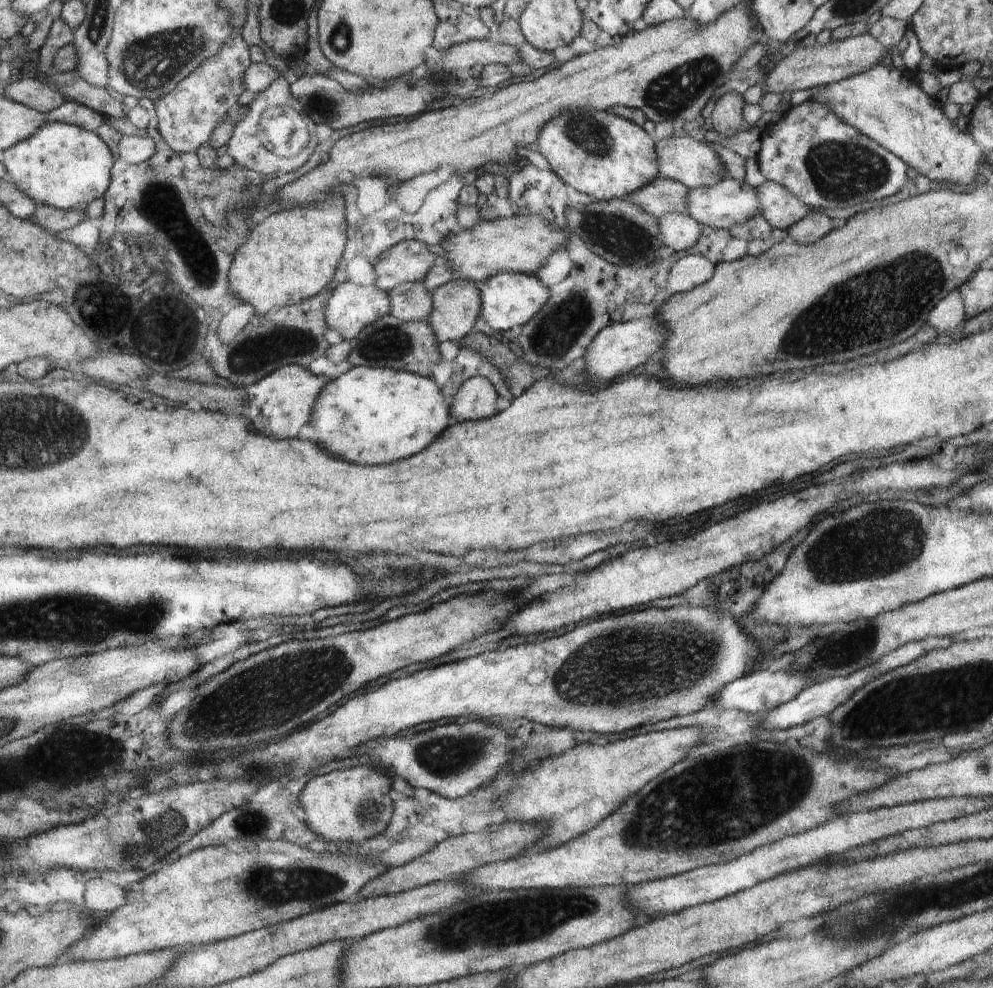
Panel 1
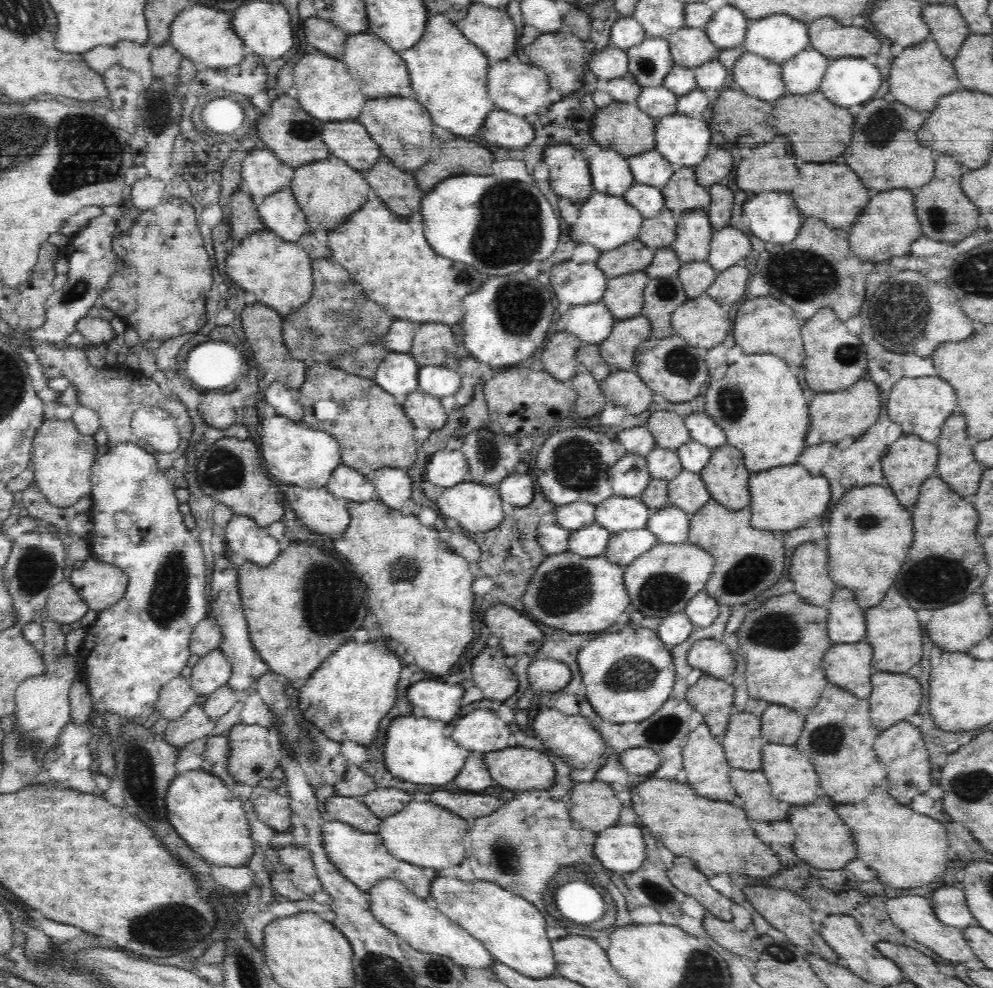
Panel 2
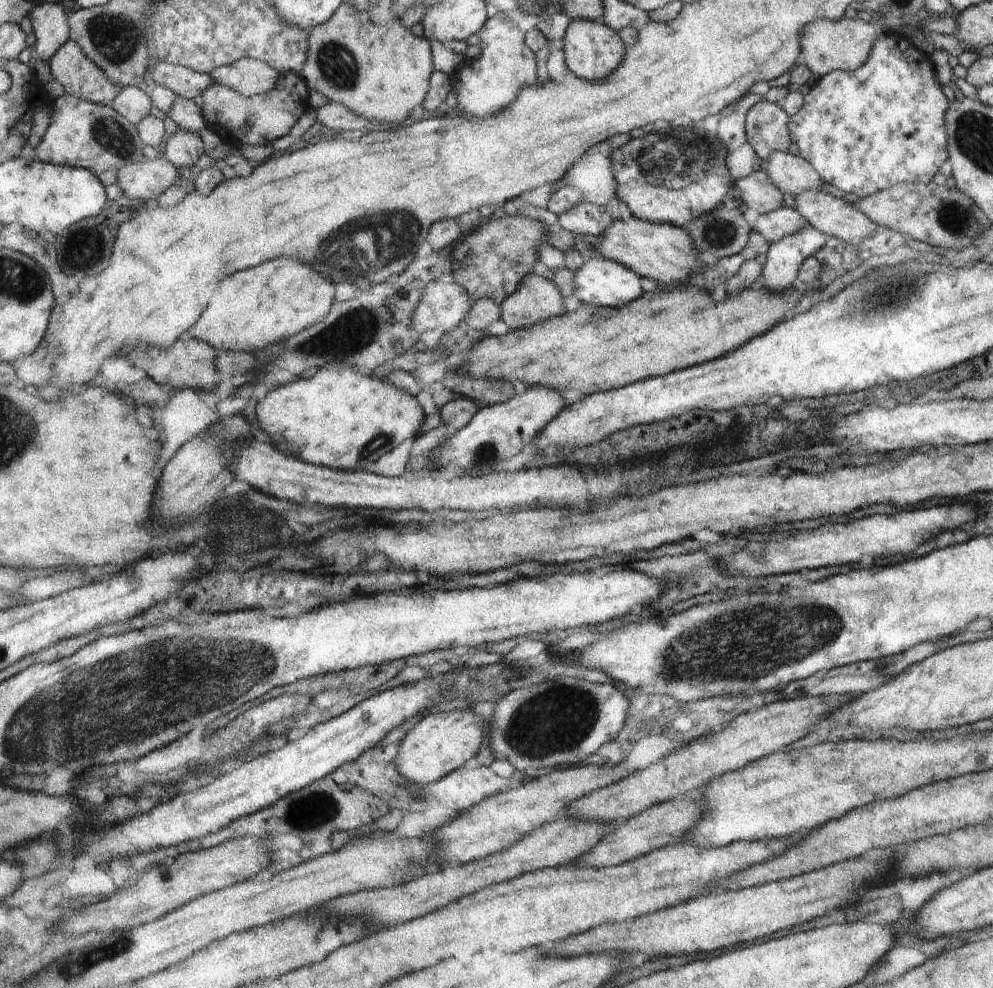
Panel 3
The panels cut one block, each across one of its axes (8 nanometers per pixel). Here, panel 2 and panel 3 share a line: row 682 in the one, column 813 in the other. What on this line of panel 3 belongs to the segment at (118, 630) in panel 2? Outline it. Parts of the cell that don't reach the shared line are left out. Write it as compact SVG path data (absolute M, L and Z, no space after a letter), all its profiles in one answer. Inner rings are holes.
M889 31L889 33L883 33L876 42L874 42L874 46L872 48L872 52L870 52L870 56L868 56L868 59L866 62L864 62L864 65L860 66L857 70L854 70L854 72L846 72L842 70L836 70L833 72L830 72L829 74L824 75L823 77L820 77L820 81L818 84L812 84L810 88L810 92L806 94L806 96L803 96L803 104L801 111L799 111L797 114L794 114L790 118L790 135L792 136L792 139L794 140L794 143L798 147L799 156L802 156L818 172L818 175L821 176L823 183L831 184L832 186L835 186L840 191L845 192L845 194L855 194L858 198L865 198L866 196L871 196L872 194L879 193L883 189L890 189L890 186L895 185L903 185L903 184L910 184L910 183L930 183L930 180L932 180L932 176L936 174L936 170L940 170L940 166L944 164L944 160L948 158L948 123L946 122L946 116L948 116L948 100L946 100L946 96L942 94L942 90L940 90L940 86L938 86L938 82L934 80L934 70L932 70L932 62L920 52L919 48L914 48L914 45L912 42L908 42L906 40L906 36L898 36L895 32Z

